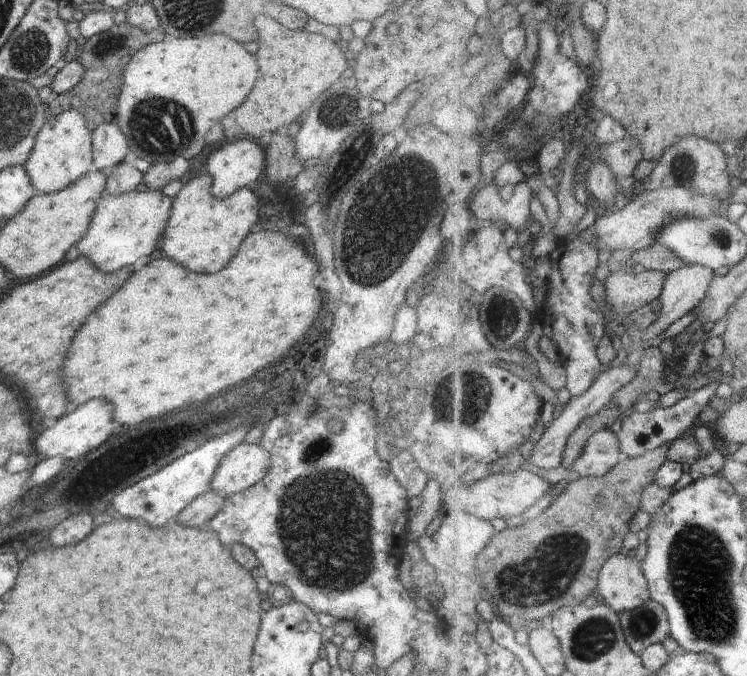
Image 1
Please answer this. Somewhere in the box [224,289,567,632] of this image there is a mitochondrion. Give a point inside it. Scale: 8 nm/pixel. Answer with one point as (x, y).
(326, 520)

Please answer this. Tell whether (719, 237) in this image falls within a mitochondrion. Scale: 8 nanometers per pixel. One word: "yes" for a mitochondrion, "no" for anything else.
yes

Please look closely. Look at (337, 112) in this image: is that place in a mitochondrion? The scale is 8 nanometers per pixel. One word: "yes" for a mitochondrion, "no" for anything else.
yes

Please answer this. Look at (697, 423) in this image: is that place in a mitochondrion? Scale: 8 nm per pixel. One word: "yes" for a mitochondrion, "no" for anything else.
no

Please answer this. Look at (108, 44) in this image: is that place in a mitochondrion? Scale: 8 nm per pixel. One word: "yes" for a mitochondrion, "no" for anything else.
no

